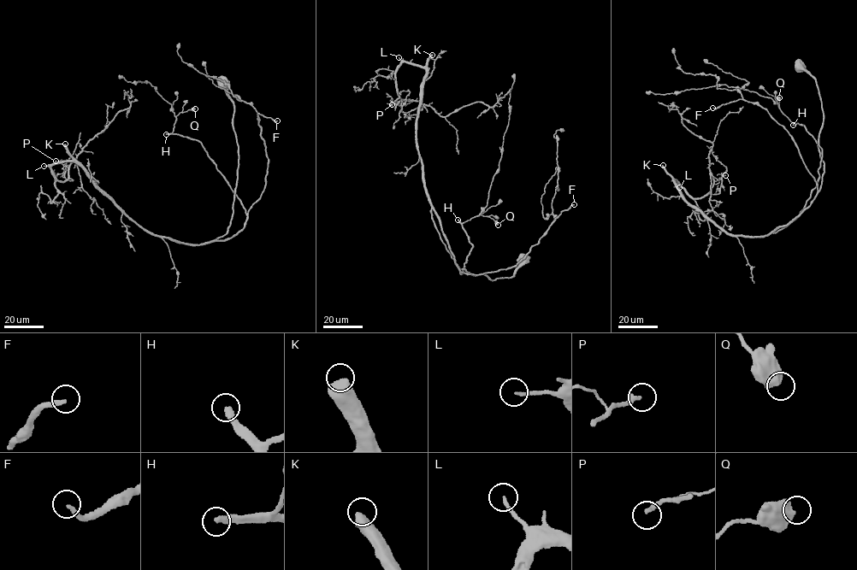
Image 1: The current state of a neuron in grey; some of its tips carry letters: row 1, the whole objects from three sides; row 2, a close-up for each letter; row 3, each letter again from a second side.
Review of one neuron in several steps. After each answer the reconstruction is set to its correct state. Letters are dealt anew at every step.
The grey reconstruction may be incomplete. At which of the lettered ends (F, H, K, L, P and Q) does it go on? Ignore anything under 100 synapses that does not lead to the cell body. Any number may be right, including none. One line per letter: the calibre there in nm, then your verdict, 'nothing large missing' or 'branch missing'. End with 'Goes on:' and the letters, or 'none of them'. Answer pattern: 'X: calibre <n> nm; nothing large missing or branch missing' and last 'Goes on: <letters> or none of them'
F: calibre 200 nm; branch missing
H: calibre 320 nm; branch missing
K: calibre 550 nm; branch missing
L: calibre 150 nm; nothing large missing
P: calibre 200 nm; nothing large missing
Q: calibre 650 nm; nothing large missing
Goes on: F, H, K

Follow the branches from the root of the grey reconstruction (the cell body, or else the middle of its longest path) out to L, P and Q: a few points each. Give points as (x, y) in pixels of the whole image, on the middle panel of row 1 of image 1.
L: (524, 260), (512, 276), (494, 279), (455, 265), (433, 220), (416, 142), (416, 120), (427, 73), (398, 57)
P: (524, 260), (494, 279), (455, 265), (433, 220), (416, 142), (425, 69), (402, 62), (401, 98), (392, 104)
Q: (524, 260), (494, 279), (458, 268), (431, 210), (462, 274), (472, 248), (462, 224), (480, 214), (498, 225)

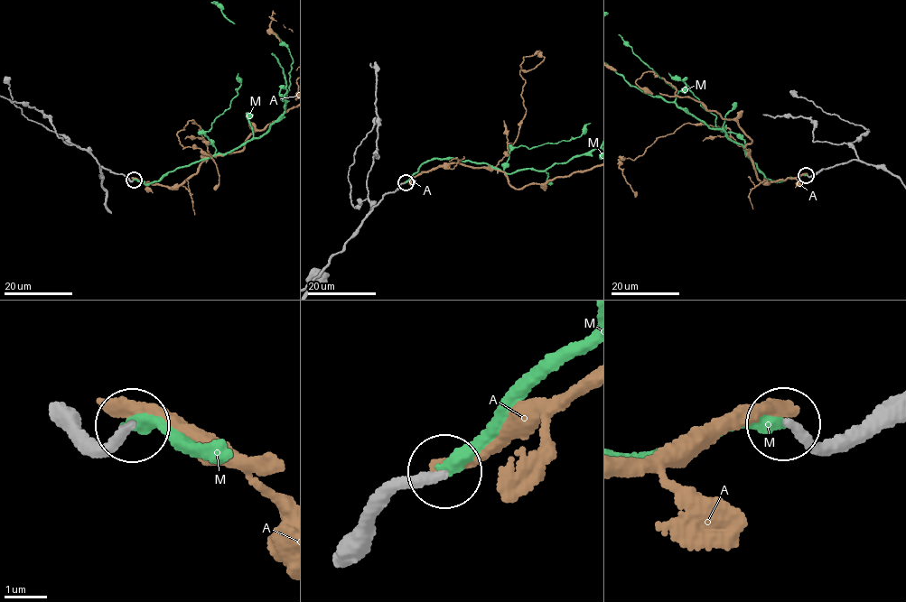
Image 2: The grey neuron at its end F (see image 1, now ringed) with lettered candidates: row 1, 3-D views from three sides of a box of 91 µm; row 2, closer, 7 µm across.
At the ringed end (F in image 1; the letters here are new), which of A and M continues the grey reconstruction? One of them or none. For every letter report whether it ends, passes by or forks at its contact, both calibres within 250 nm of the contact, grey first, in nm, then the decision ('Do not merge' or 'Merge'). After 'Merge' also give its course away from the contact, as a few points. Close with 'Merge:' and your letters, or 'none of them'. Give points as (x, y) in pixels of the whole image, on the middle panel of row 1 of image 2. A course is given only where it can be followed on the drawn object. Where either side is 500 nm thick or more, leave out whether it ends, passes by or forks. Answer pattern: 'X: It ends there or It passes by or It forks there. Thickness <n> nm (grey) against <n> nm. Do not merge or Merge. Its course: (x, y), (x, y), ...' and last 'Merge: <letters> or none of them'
A: It ends there. Thickness 200 nm (grey) against 380 nm. Do not merge
M: It ends there. Thickness 240 nm (grey) against 360 nm. Merge
Merge: M

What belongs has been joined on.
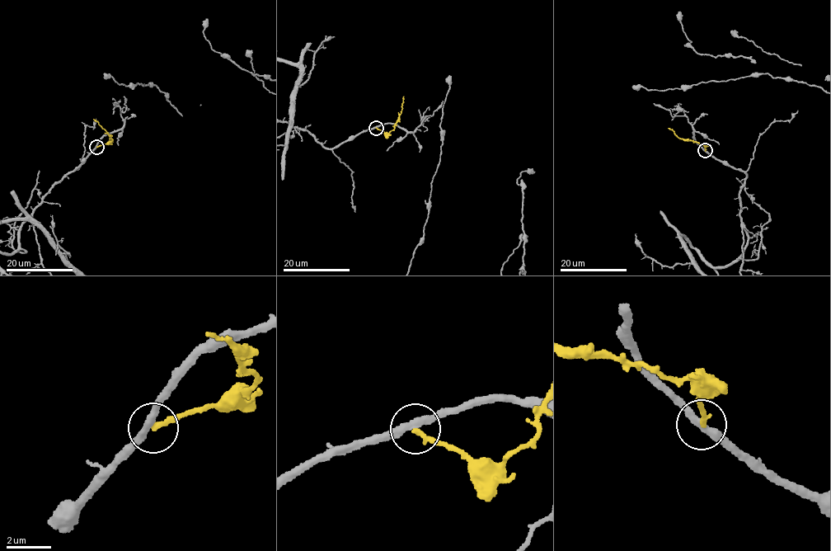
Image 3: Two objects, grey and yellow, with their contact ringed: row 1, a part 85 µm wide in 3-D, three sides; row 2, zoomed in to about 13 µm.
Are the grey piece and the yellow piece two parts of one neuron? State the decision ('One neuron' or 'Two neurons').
Two neurons

